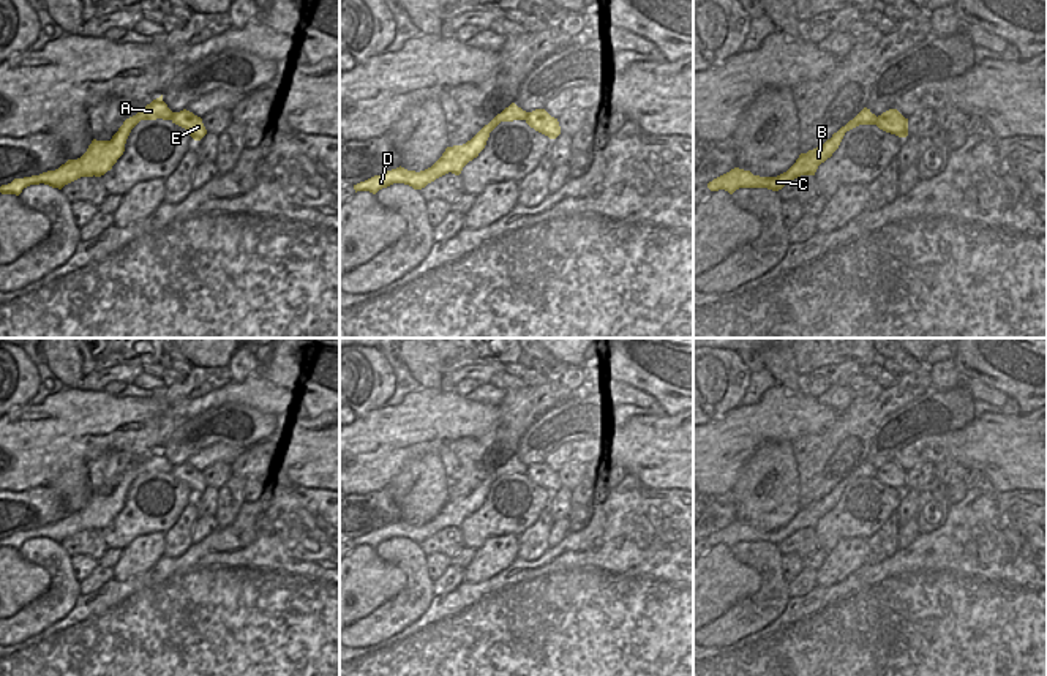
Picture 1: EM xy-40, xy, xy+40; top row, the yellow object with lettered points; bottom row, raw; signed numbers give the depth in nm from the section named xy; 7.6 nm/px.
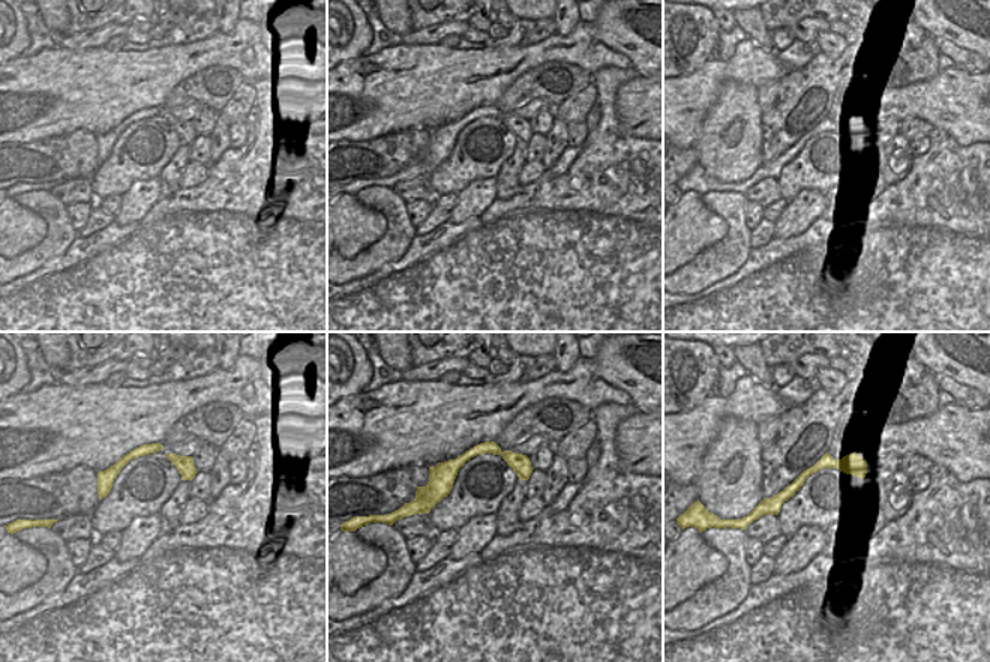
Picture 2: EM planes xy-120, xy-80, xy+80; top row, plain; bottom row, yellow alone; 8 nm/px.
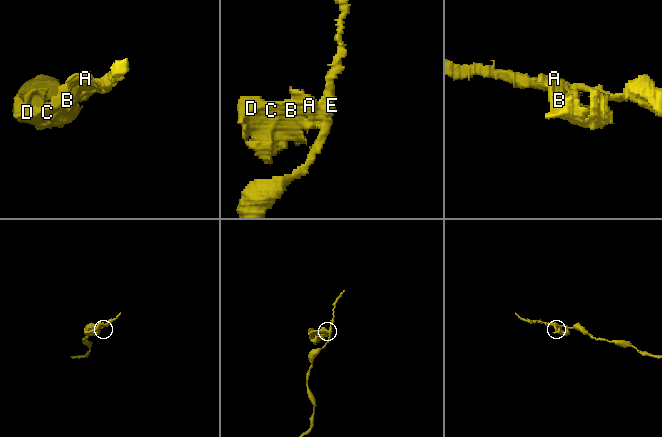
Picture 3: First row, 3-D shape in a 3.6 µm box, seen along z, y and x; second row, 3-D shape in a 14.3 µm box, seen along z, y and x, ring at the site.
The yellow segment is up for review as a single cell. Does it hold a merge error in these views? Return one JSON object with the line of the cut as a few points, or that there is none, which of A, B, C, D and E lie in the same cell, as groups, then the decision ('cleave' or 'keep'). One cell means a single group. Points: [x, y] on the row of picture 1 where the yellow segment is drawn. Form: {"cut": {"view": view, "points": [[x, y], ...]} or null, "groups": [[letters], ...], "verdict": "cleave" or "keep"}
{"cut": {"view": "xy-40", "points": [[176, 112], [171, 119]]}, "groups": [["A", "B", "C", "D"], ["E"]], "verdict": "cleave"}

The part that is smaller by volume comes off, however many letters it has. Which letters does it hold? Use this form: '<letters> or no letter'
A, B, C, D

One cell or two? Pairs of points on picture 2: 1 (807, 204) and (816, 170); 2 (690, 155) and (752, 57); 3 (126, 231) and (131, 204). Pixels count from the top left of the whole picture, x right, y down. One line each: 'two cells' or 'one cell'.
1: two cells
2: two cells
3: two cells

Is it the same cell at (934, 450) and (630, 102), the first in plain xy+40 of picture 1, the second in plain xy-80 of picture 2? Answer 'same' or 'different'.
same

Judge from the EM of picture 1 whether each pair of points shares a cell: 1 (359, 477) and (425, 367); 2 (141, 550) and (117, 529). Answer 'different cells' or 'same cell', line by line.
1: different cells
2: different cells

